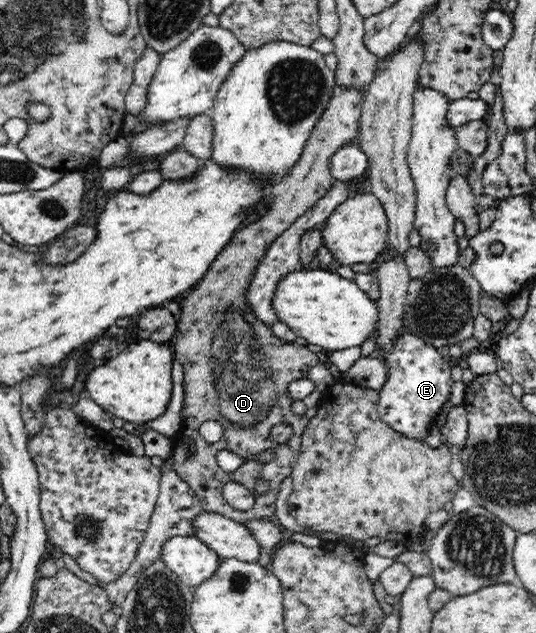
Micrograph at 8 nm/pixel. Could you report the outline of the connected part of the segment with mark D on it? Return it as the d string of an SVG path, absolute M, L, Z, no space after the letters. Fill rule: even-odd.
M337 81L334 83L327 107L319 116L318 122L313 126L309 139L301 150L299 160L289 169L283 179L272 185L271 193L275 197L273 197L273 204L267 215L256 223L242 228L233 239L233 243L219 255L219 259L215 259L215 263L211 265L207 275L203 276L203 281L194 285L185 299L180 299L178 326L170 344L174 359L182 365L184 371L184 405L182 428L175 438L176 446L171 455L172 470L191 486L196 498L201 502L202 509L207 513L219 514L244 524L249 523L249 521L263 520L264 517L271 517L275 514L279 483L286 475L292 473L297 458L303 451L301 439L307 421L305 421L305 417L295 417L295 412L293 413L291 408L294 399L289 396L288 387L296 379L307 378L310 369L319 363L319 357L317 353L311 352L307 346L277 337L269 324L261 324L261 320L255 316L253 308L247 307L250 304L246 294L253 277L255 277L255 271L257 271L260 261L265 257L265 253L269 251L269 247L303 215L306 215L305 213L309 209L313 209L321 199L324 199L332 191L335 179L331 174L330 161L335 155L335 151L356 142L359 135L359 119L361 111L363 111L364 96L363 90L355 85L343 86ZM205 421L217 421L224 427L224 435L221 441L209 445L205 439L201 439L199 429L201 429L201 423L205 423ZM283 423L291 427L293 437L286 444L279 446L270 438L271 429L275 425L283 425ZM269 448L272 448L276 453L271 462L266 464L255 462L255 460L247 460L246 463L241 462ZM257 481L265 481L267 490L259 492ZM229 482L240 483L253 493L255 505L251 509L247 511L236 510L227 503L222 489L223 485Z

